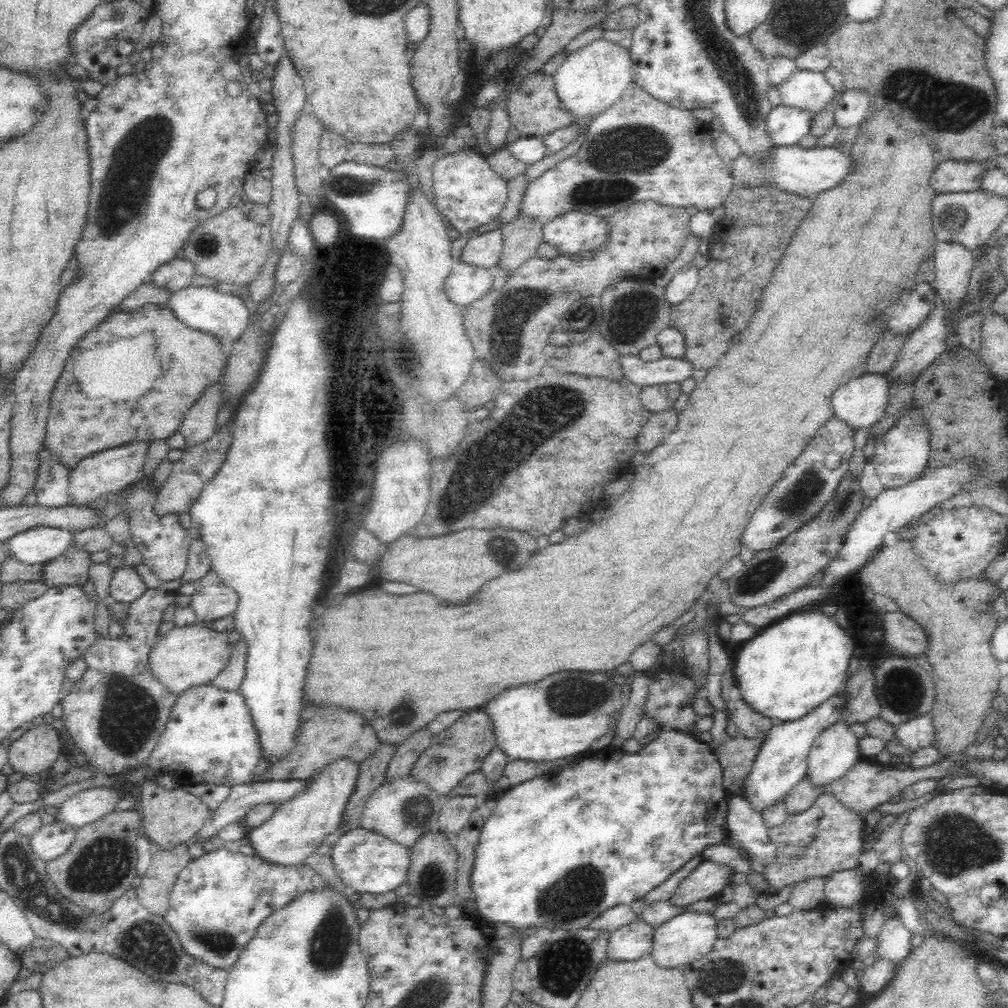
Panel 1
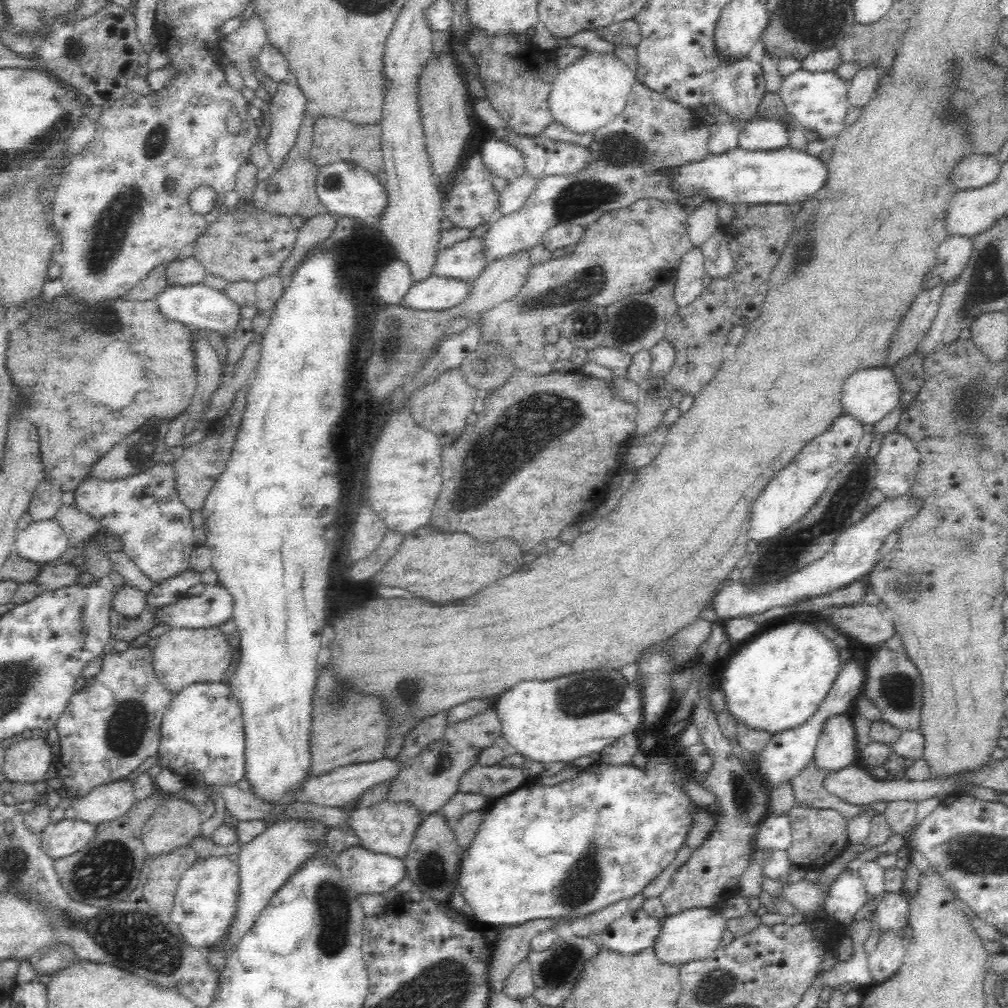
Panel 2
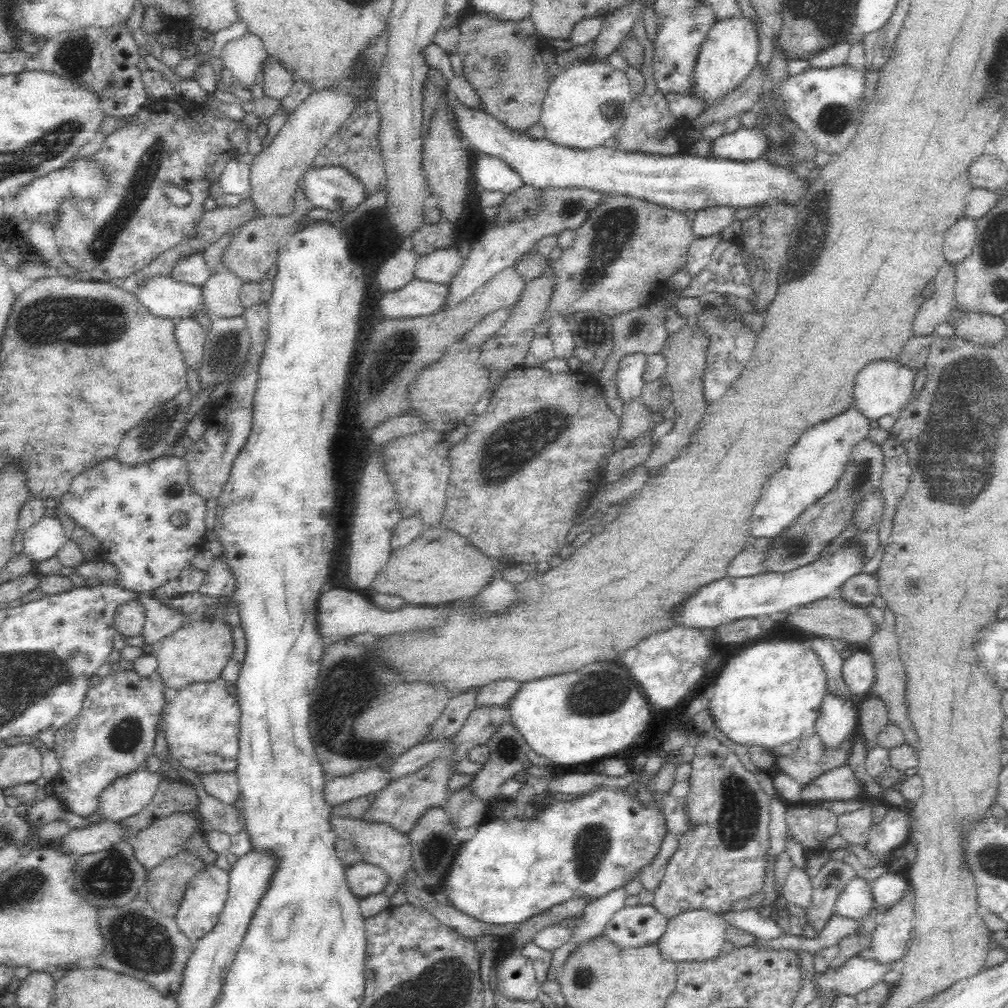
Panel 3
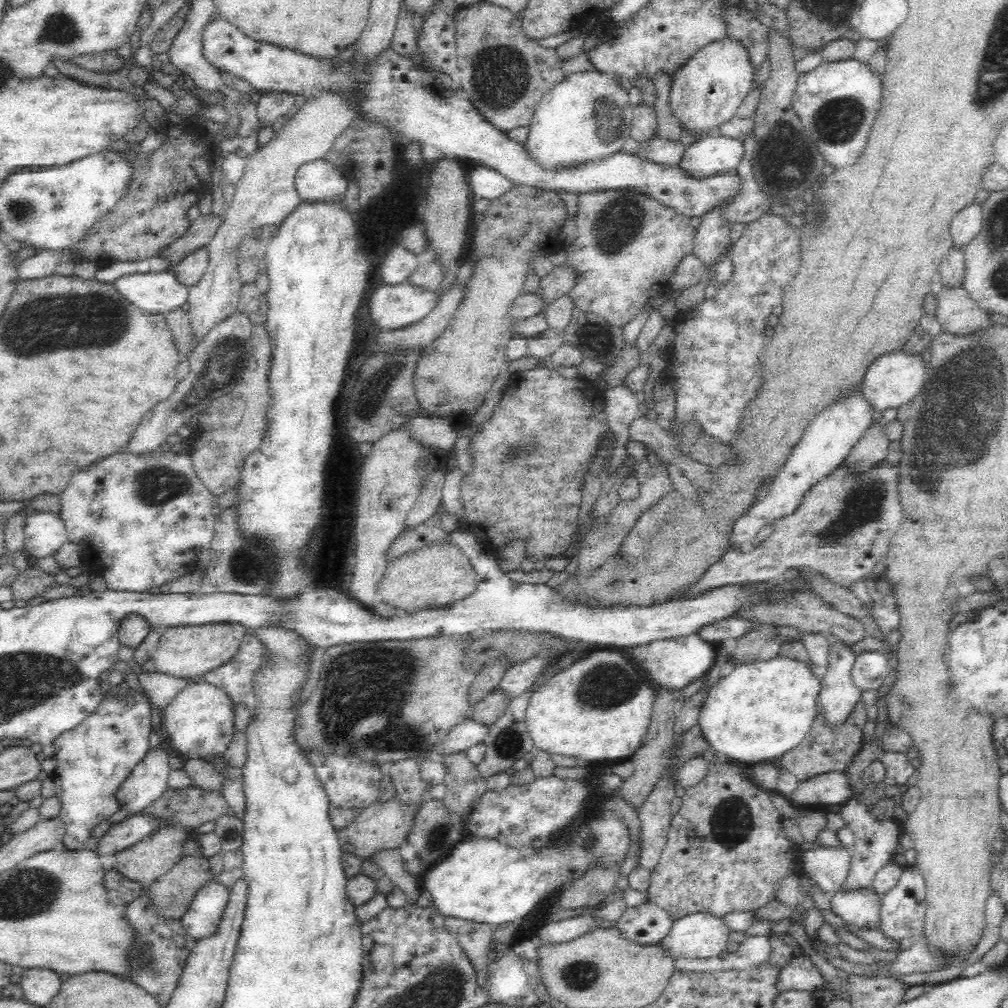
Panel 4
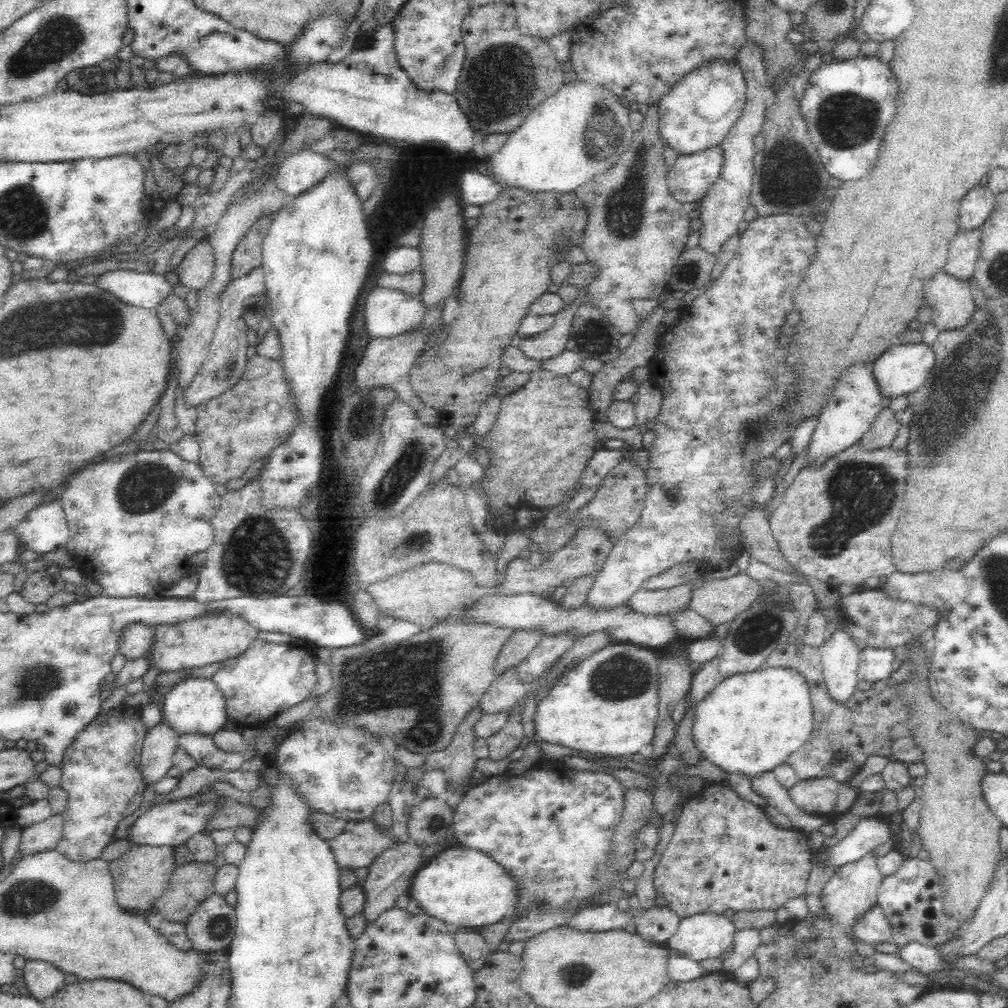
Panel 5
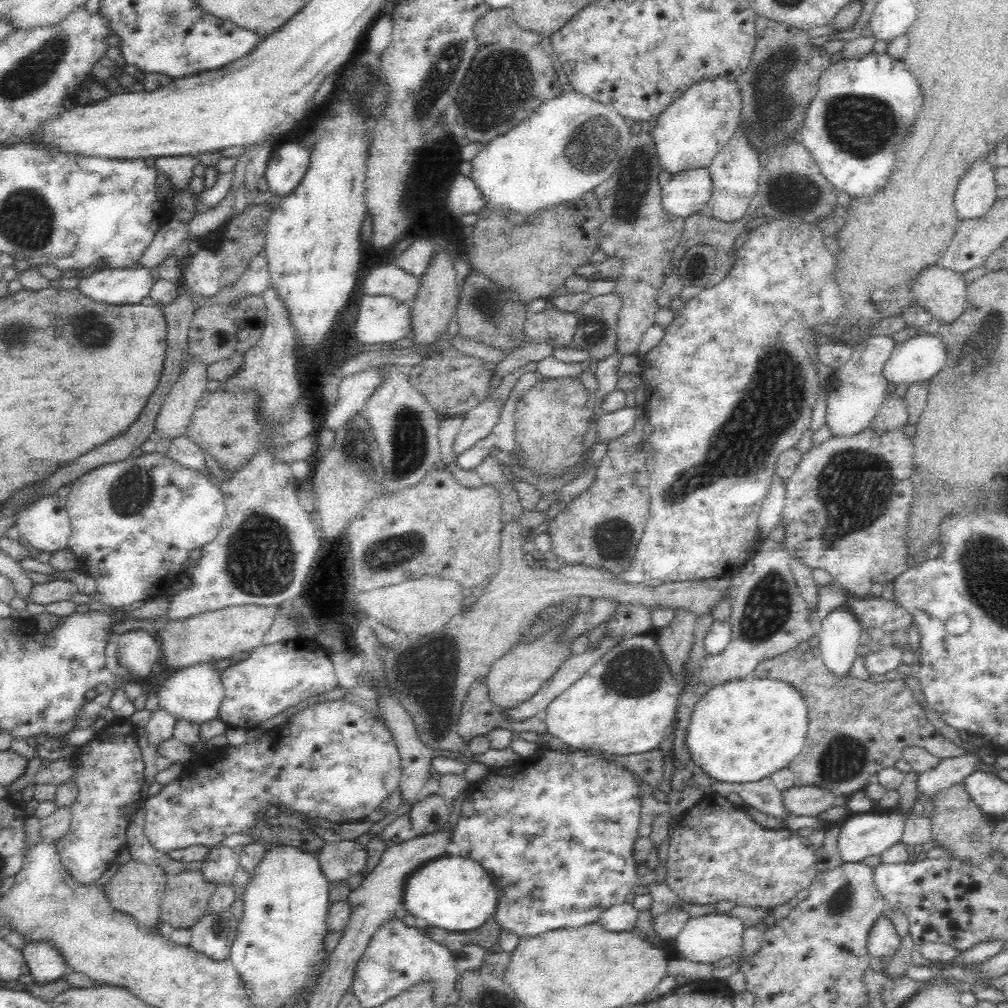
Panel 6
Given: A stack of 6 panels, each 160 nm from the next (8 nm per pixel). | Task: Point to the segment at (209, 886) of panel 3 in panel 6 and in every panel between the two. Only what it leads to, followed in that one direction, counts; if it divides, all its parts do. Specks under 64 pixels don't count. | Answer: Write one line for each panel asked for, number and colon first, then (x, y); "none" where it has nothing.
4: (202, 916)
5: (212, 925)
6: (212, 934)

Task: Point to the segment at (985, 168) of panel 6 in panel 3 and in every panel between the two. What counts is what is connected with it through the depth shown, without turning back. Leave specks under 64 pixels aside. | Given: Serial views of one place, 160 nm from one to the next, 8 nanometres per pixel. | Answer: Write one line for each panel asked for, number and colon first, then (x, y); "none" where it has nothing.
3: (959, 241)
4: (965, 226)
5: (975, 207)

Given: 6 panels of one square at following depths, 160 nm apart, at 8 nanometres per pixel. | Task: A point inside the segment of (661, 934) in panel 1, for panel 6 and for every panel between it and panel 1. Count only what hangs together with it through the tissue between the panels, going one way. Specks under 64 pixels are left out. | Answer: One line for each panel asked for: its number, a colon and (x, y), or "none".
2: (692, 934)
3: (697, 935)
4: (697, 935)
5: (704, 935)
6: (707, 938)

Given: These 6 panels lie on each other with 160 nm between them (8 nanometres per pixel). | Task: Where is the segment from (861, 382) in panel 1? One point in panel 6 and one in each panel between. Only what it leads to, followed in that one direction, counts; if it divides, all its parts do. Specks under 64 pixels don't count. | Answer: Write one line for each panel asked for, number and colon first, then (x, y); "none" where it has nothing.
2: (868, 395)
3: (883, 387)
4: (894, 379)
5: (903, 368)
6: (918, 359)

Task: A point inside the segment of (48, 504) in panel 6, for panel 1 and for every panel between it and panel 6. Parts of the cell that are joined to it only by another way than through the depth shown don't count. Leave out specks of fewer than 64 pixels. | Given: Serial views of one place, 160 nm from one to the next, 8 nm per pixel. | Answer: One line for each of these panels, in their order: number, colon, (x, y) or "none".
1: (38, 545)
2: (41, 542)
3: (42, 540)
4: (45, 533)
5: (44, 529)

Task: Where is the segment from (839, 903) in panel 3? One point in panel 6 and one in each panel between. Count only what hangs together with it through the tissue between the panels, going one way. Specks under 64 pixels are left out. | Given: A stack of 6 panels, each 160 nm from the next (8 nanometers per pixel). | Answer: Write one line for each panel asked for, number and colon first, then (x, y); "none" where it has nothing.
4: (860, 906)
5: (872, 927)
6: (882, 941)

